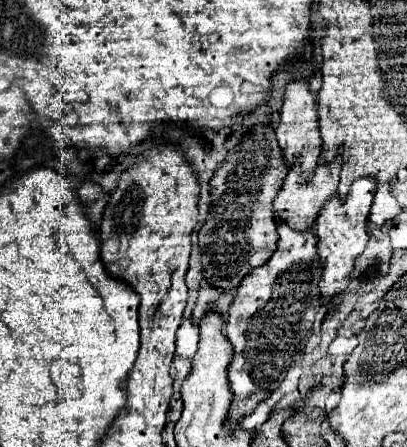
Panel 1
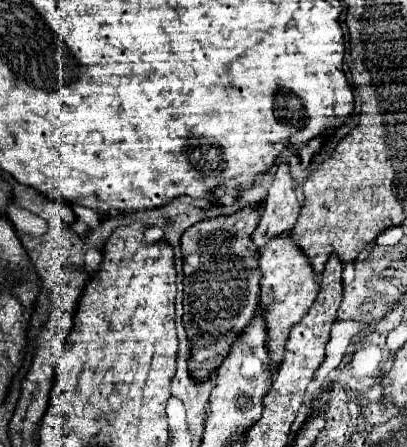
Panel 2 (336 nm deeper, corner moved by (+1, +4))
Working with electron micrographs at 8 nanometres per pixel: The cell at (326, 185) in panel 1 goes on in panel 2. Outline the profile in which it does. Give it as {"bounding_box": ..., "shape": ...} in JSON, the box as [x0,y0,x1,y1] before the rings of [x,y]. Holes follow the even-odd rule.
{"bounding_box":[258,236,318,374],"shape":[[[278,236],[268,248],[260,250],[260,304],[258,310],[264,314],[266,332],[268,332],[268,350],[270,350],[270,366],[272,374],[278,372],[282,364],[284,344],[288,340],[288,334],[294,324],[298,324],[310,310],[312,302],[318,296],[318,280],[312,272],[312,266],[308,264],[308,258],[296,248],[294,240],[290,236]]]}

